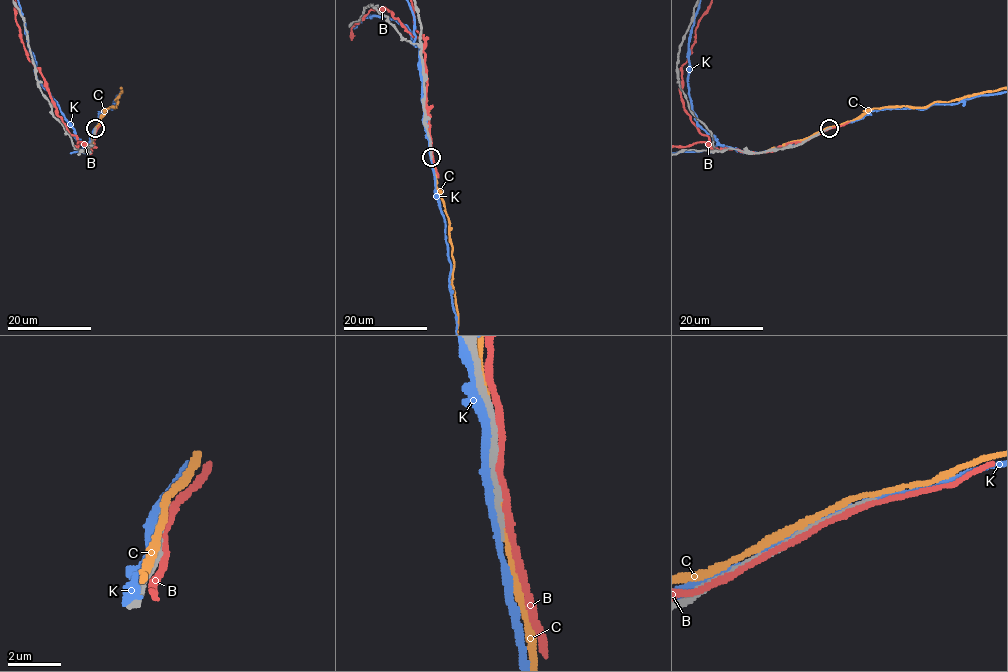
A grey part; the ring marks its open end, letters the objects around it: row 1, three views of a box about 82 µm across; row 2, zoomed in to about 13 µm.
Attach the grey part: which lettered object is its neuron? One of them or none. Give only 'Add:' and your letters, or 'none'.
Add: none

